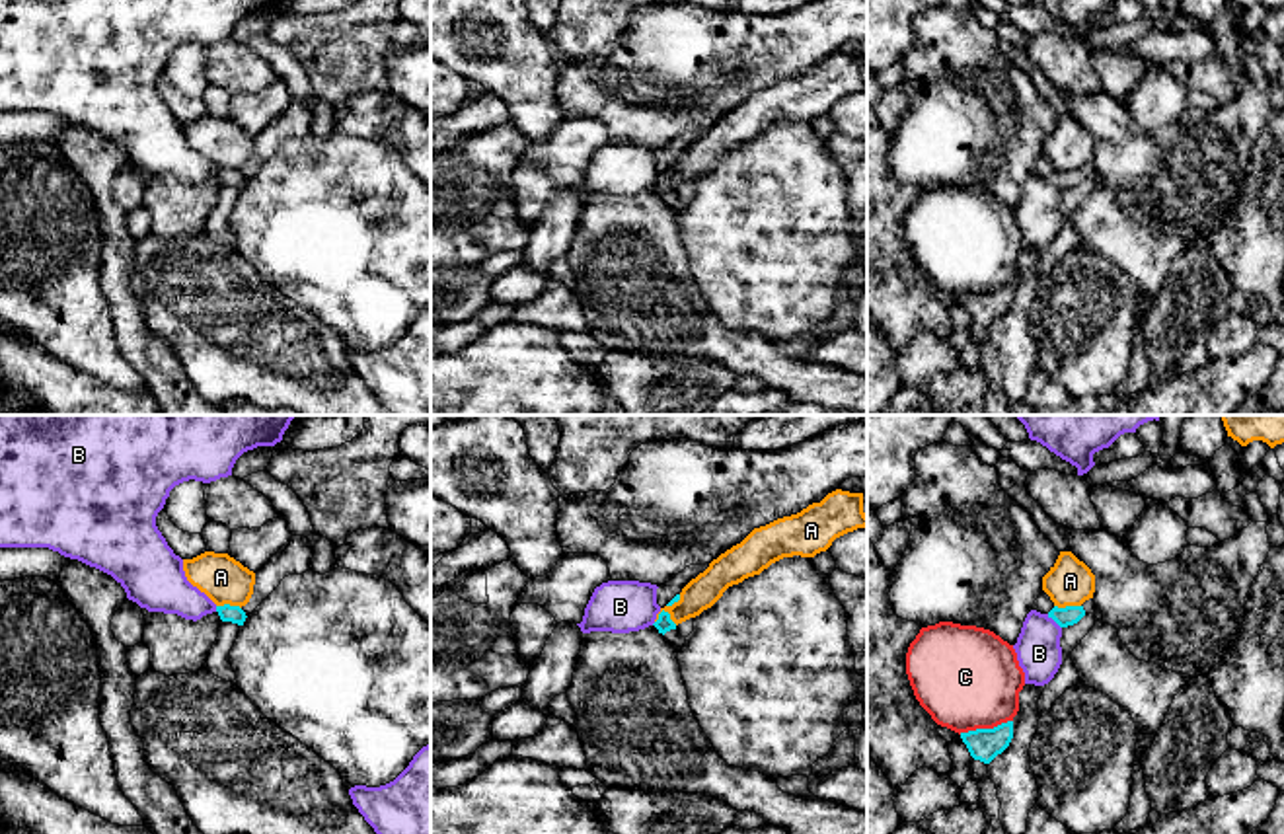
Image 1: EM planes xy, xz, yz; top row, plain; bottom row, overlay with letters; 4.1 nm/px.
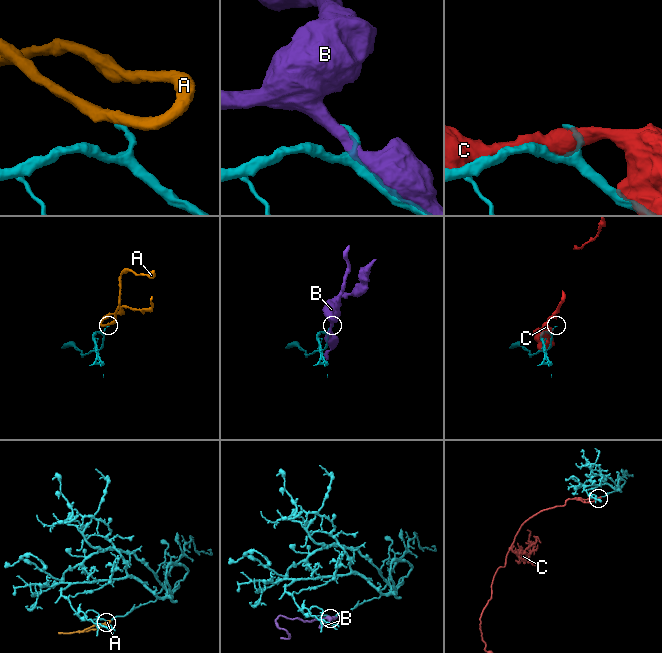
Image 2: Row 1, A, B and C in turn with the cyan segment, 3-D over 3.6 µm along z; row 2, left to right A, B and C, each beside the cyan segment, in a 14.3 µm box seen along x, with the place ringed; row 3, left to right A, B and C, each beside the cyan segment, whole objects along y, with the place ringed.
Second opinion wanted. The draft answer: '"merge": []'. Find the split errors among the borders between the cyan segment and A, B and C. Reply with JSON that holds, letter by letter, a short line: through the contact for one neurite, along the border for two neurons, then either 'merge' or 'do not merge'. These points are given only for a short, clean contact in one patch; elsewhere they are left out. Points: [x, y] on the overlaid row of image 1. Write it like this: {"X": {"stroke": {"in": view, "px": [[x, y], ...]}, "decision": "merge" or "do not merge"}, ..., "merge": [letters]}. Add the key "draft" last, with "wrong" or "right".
{"A": {"stroke": {"in": "xz", "px": [[657, 614], [665, 610], [677, 624]]}, "decision": "do not merge"}, "B": {"decision": "do not merge"}, "C": {"decision": "do not merge"}, "merge": [], "draft": "right"}

